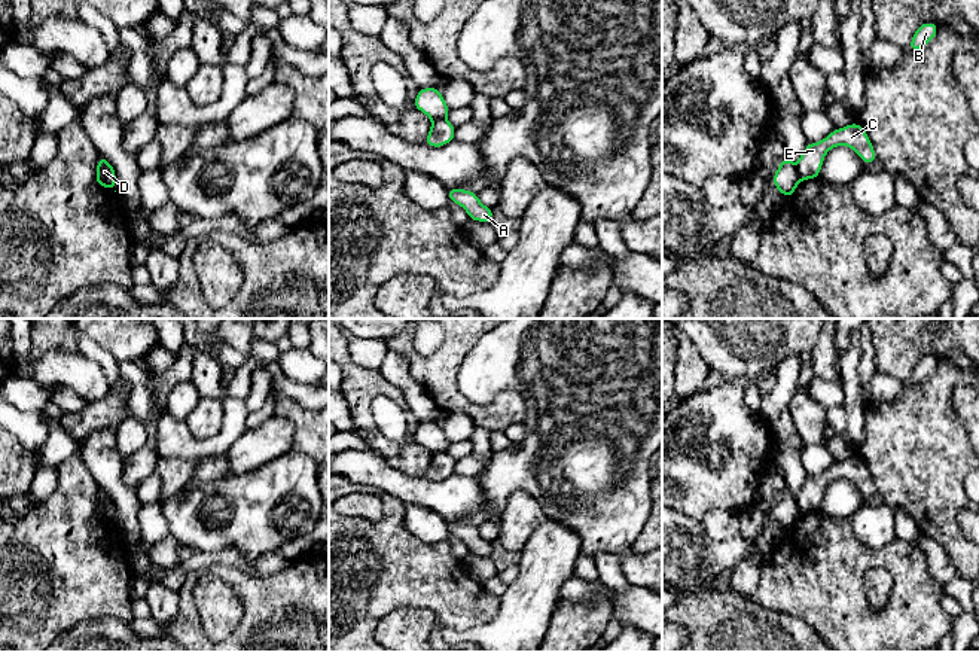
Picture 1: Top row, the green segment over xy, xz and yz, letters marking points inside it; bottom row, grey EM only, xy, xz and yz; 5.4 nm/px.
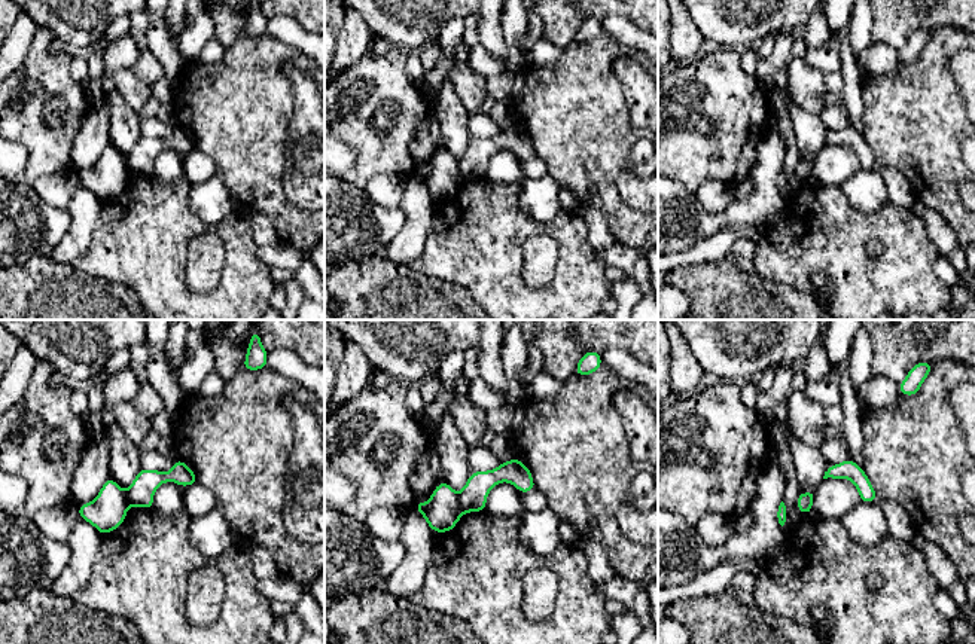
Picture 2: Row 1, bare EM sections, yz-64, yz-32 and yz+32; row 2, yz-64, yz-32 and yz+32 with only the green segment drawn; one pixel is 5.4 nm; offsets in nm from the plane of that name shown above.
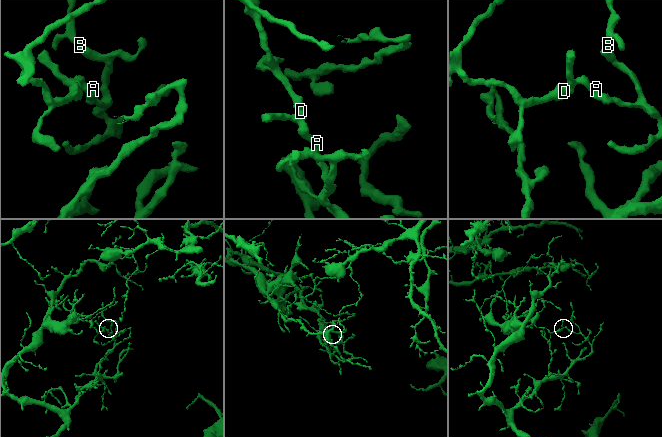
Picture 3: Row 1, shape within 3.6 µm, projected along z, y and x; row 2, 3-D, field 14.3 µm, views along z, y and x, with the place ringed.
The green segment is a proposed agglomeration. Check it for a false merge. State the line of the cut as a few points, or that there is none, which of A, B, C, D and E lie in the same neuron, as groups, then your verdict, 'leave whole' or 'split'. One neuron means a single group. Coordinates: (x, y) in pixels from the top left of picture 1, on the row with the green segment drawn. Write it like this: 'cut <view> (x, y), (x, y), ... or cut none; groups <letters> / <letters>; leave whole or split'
cut yz (795, 167), (801, 180); groups A B C E / D; split

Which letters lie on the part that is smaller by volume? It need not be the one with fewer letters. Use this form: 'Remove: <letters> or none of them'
Remove: D

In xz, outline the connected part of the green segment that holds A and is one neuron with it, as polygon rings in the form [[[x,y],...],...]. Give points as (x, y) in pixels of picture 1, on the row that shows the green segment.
[[[448,189],[446,191],[449,201],[458,204],[467,211],[469,219],[476,222],[487,222],[491,223],[494,214],[492,208],[485,207],[481,201],[478,194],[466,189]]]

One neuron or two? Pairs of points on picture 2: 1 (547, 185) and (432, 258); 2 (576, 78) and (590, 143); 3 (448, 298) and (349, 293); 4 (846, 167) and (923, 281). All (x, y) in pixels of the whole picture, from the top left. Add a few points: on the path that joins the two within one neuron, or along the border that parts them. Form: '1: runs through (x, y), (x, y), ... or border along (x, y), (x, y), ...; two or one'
1: border along (518, 182), (518, 204), (533, 217), (547, 222); two
2: runs through (578, 94), (579, 127); one
3: runs through (423, 298), (374, 298); one
4: border along (810, 180), (817, 185), (837, 186); two

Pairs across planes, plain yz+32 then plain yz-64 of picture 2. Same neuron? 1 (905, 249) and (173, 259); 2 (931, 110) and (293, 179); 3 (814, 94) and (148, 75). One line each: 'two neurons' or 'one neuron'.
1: one neuron
2: two neurons
3: two neurons

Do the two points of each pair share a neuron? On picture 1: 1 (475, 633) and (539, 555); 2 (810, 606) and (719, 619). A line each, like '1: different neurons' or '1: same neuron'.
1: same neuron
2: different neurons

